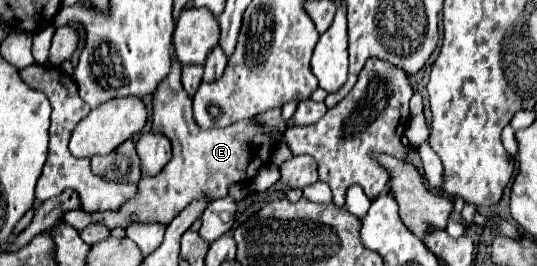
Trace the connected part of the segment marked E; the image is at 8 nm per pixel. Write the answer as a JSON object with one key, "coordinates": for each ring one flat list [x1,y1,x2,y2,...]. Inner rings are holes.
{"coordinates":[[173,58,173,66,169,76,159,84,153,96,153,128,161,128,163,134,173,144,173,156,167,166,155,176,141,176,137,182,137,196,127,200,123,208,115,212,99,212,87,214,82,209,68,211,61,222,71,224,76,230,83,230,87,224,101,222,109,230,129,224,149,224,159,222,167,226,181,210,185,210,193,200,217,200,227,196,231,184,249,184,257,172,269,164,271,152,277,142,273,140,273,132,285,132,287,120,281,116,281,108,267,110,257,120,243,120,227,126,227,128,203,130,195,124,191,114,191,98,183,92,179,84,181,64]]}

